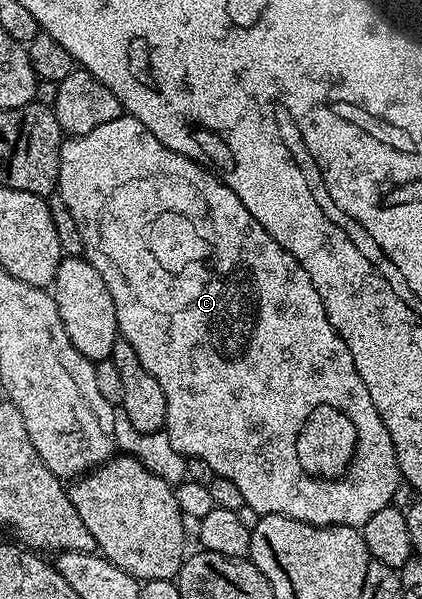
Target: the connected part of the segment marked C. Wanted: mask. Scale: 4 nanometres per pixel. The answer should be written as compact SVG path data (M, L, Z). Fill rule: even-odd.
M123 114L111 122L103 122L103 126L95 126L91 134L71 136L62 143L56 195L67 202L67 210L71 210L79 225L79 234L83 234L84 259L99 270L99 278L103 278L107 290L111 290L118 333L131 342L147 374L151 374L163 389L163 398L167 398L163 431L181 456L203 458L203 462L210 464L214 476L235 482L245 499L245 508L257 516L283 514L315 526L342 524L360 530L365 527L367 518L392 505L396 488L403 481L401 467L391 434L387 434L387 426L383 426L383 418L379 418L379 410L375 402L371 402L371 394L367 394L367 386L363 386L363 378L359 378L355 370L355 358L351 358L347 342L343 342L331 326L327 310L323 310L323 298L319 298L315 282L307 278L307 270L303 270L296 258L255 222L251 210L239 202L237 195L216 174L183 154L175 154L175 150L163 146L143 122Z

